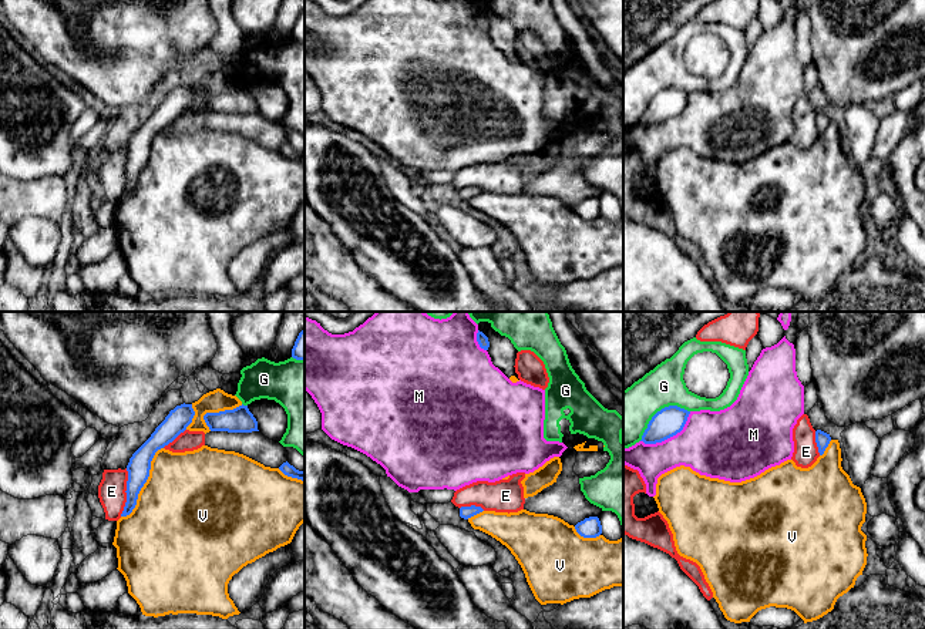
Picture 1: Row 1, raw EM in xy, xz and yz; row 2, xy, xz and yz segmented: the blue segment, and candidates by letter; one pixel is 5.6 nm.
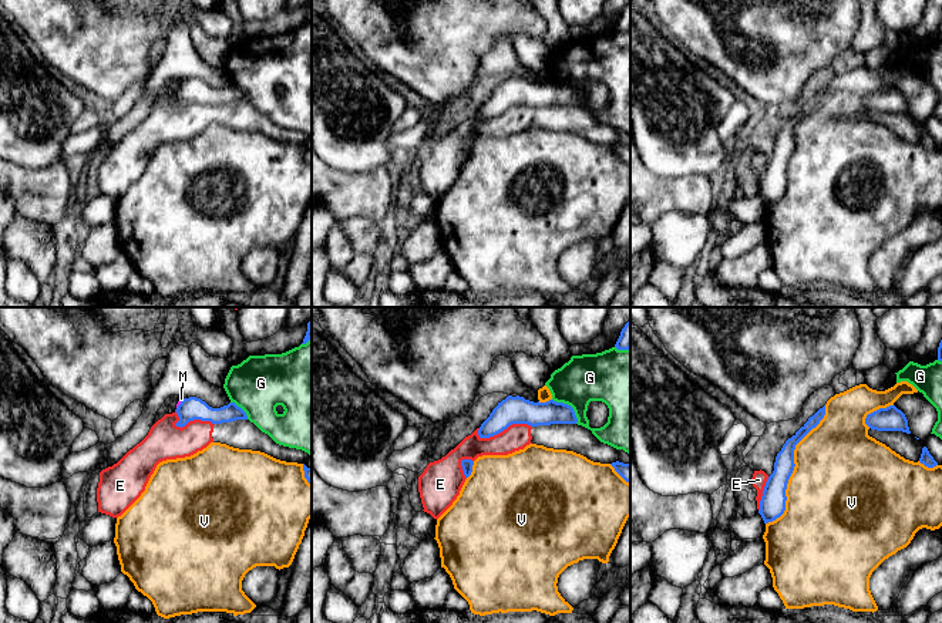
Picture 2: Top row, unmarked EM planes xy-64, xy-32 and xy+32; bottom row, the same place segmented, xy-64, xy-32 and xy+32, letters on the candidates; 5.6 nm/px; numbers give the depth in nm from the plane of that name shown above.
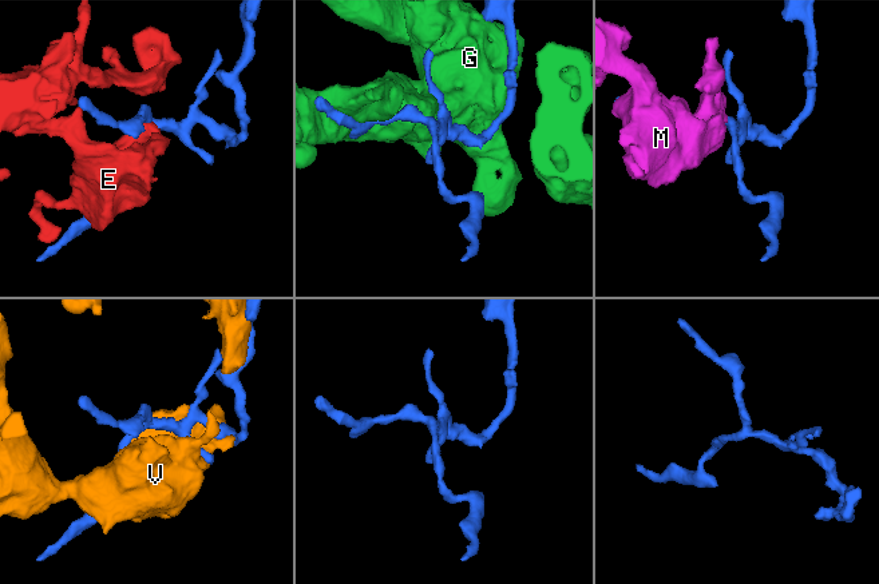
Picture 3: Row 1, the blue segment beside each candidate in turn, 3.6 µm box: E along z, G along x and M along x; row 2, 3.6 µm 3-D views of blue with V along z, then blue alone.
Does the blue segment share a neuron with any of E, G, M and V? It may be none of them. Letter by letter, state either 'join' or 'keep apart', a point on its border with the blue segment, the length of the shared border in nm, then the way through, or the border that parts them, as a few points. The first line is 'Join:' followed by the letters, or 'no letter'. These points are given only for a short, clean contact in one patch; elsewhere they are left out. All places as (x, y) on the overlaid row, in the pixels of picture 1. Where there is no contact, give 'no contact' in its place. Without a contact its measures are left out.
Join: no letter
E: keep apart; contact xy (125, 491); length 280 nm
G: keep apart; contact yz (661, 410); length 340 nm
M: keep apart; contact yz (669, 437); length 340 nm
V: keep apart; contact xy (144, 483); length 460 nm

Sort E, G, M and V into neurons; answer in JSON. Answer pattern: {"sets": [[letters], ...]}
{"sets": [["E"], ["G"], ["M"], ["V"]]}

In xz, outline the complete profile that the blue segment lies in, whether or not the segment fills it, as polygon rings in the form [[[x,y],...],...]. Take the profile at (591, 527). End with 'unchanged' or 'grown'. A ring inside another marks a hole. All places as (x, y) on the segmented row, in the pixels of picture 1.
[[[589,517],[575,525],[576,532],[583,538],[596,538],[602,534],[598,517]]] | unchanged

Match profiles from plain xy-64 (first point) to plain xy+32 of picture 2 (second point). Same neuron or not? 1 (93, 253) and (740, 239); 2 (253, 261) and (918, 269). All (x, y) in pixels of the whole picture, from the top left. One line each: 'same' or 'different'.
1: same
2: different

